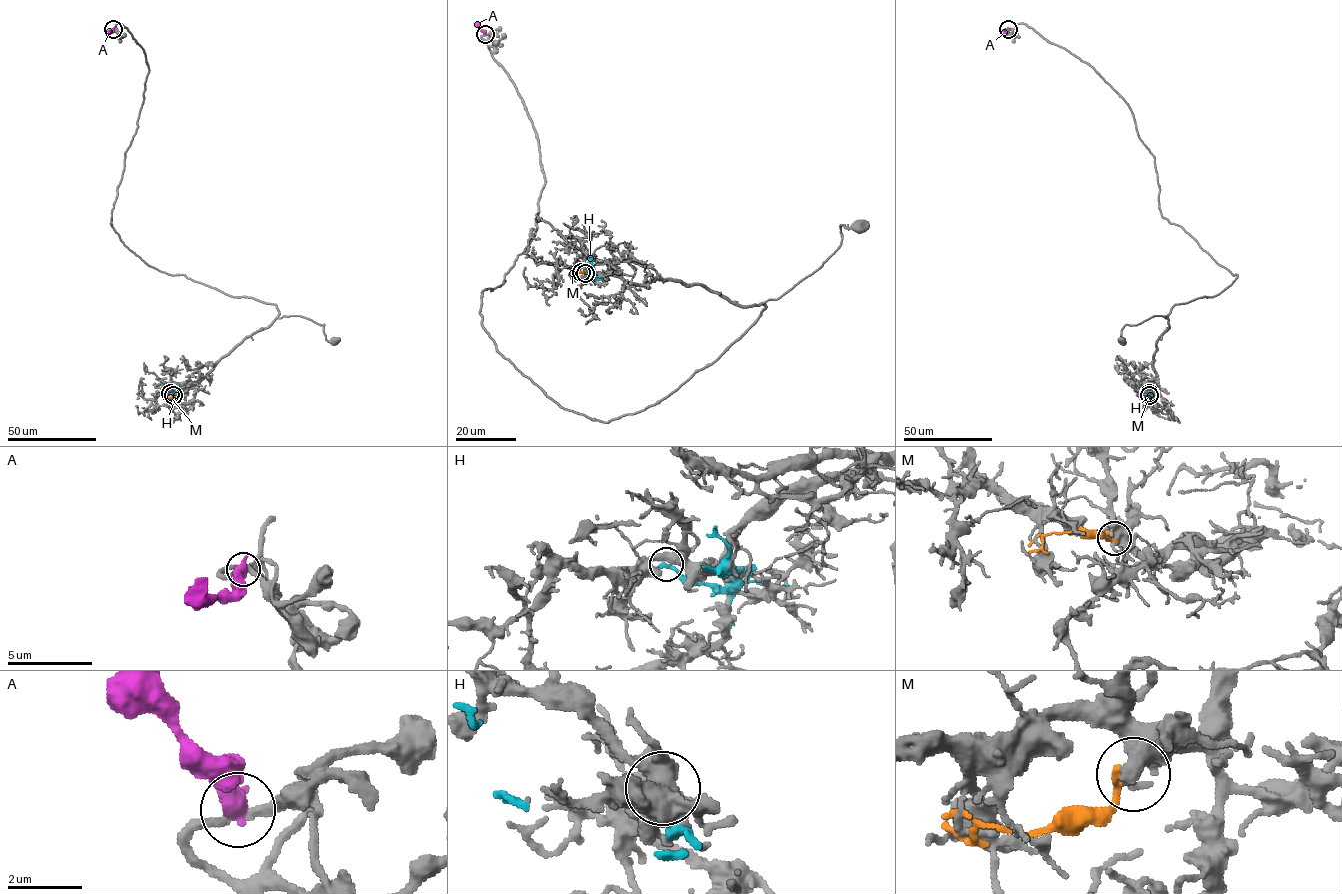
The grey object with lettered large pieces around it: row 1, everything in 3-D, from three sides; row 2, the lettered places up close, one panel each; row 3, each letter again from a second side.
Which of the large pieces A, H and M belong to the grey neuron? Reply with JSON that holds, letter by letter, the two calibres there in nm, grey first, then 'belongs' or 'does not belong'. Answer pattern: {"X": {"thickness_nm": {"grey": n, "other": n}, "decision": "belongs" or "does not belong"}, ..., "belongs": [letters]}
{"A": {"thickness_nm": {"grey": 260, "other": 650}, "decision": "does not belong"}, "H": {"thickness_nm": {"grey": 480, "other": 280}, "decision": "does not belong"}, "M": {"thickness_nm": {"grey": 420, "other": 200}, "decision": "does not belong"}, "belongs": []}

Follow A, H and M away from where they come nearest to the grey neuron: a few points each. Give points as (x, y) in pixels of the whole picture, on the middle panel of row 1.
A: (485, 34), (478, 22)
H: (581, 271), (593, 274), (590, 255)
M: (585, 273), (576, 271), (570, 275)

